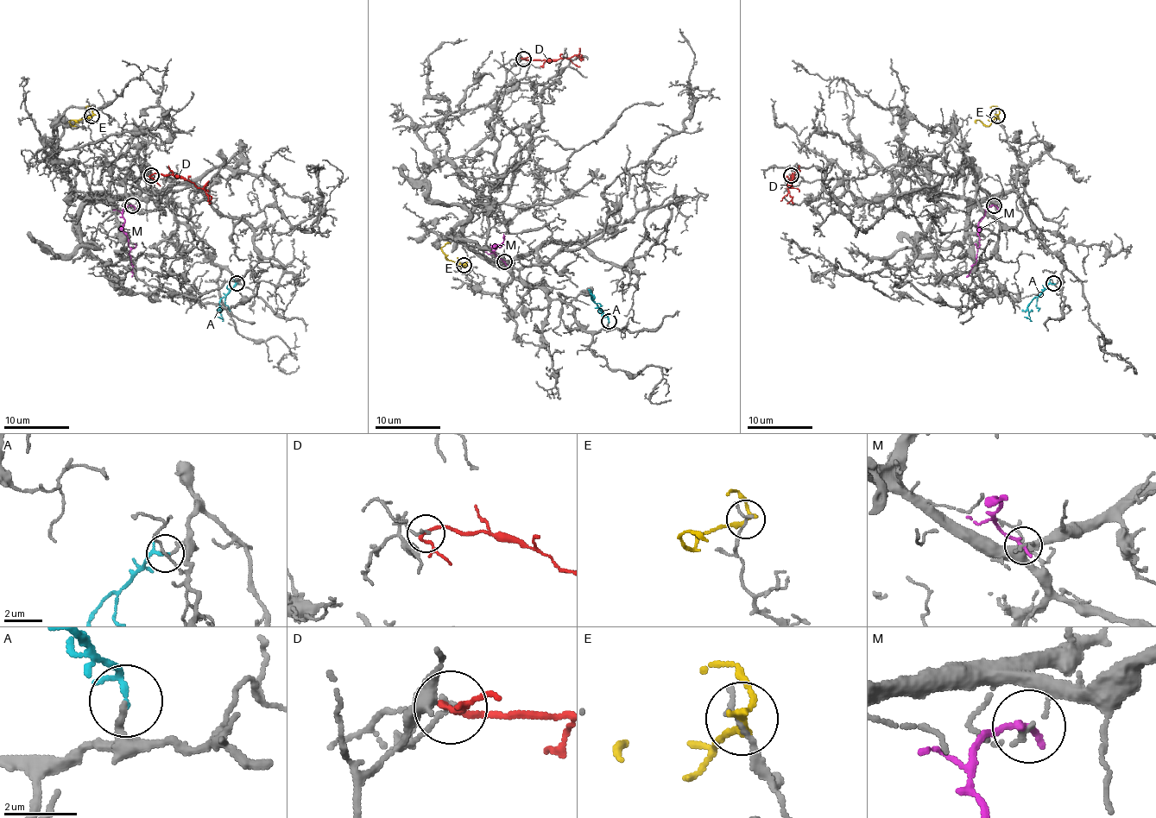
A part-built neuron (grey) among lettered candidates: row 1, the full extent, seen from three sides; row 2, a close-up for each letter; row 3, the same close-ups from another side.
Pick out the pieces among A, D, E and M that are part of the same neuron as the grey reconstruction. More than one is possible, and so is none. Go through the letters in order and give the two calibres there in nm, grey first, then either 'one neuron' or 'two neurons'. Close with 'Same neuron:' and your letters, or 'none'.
A: 150 nm thick on the grey side, 130 nm on the other; one neuron
D: 150 nm thick on the grey side, 130 nm on the other; two neurons
E: 170 nm thick on the grey side, 220 nm on the other; two neurons
M: 140 nm thick on the grey side, 200 nm on the other; two neurons
Same neuron: A

